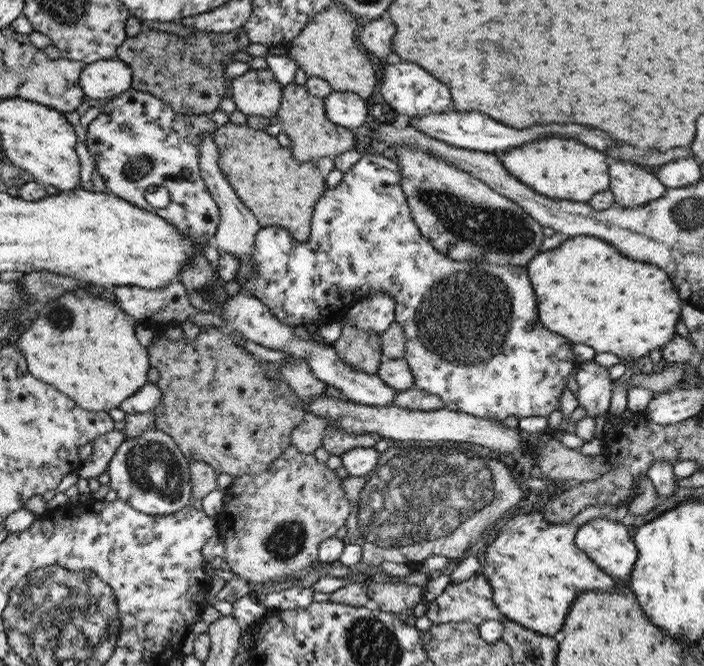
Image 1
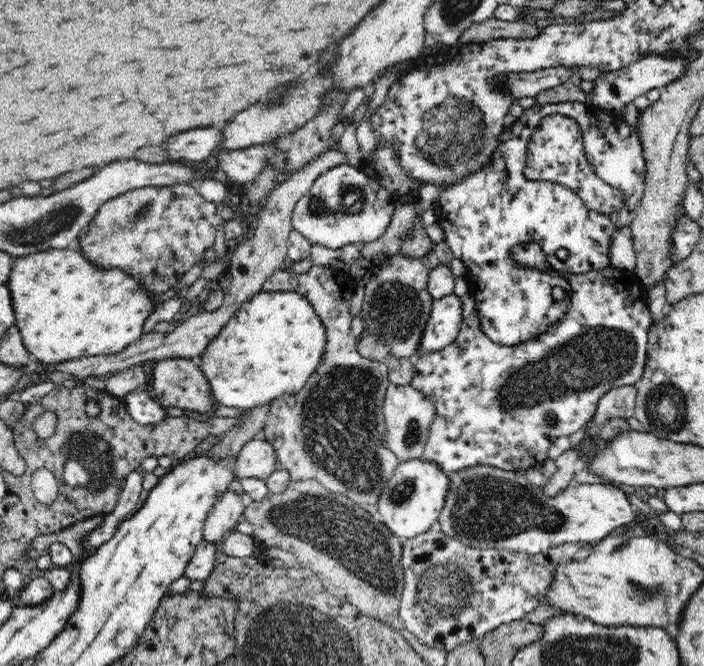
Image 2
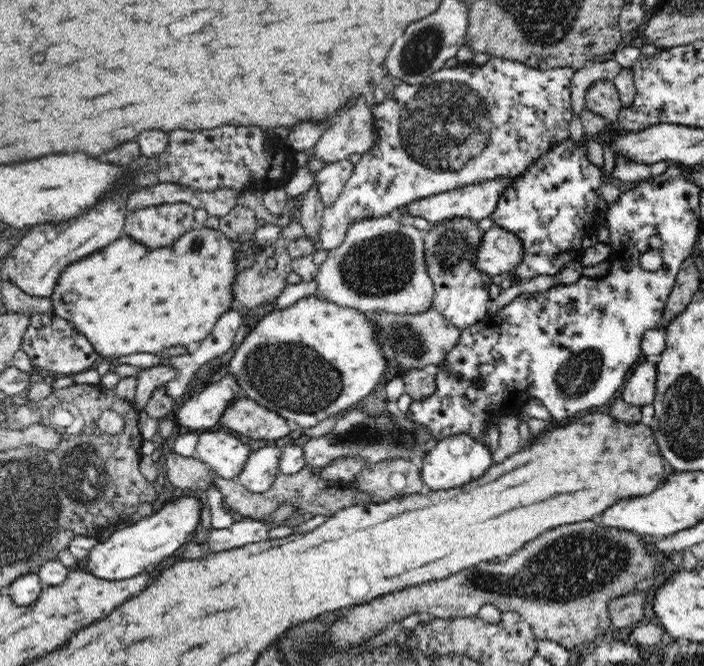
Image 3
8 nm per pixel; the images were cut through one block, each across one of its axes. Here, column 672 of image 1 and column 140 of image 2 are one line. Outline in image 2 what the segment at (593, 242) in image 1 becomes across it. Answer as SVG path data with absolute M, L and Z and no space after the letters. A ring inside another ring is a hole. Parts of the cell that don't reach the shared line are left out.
M74 247L66 249L48 249L42 252L14 257L12 272L6 286L12 294L16 328L22 332L22 342L30 354L34 354L36 362L42 362L44 368L50 365L76 360L82 356L98 356L98 354L116 354L124 350L128 344L136 343L142 336L142 324L148 312L154 310L151 296L144 286L134 278L126 276L122 270L100 270L92 266Z

